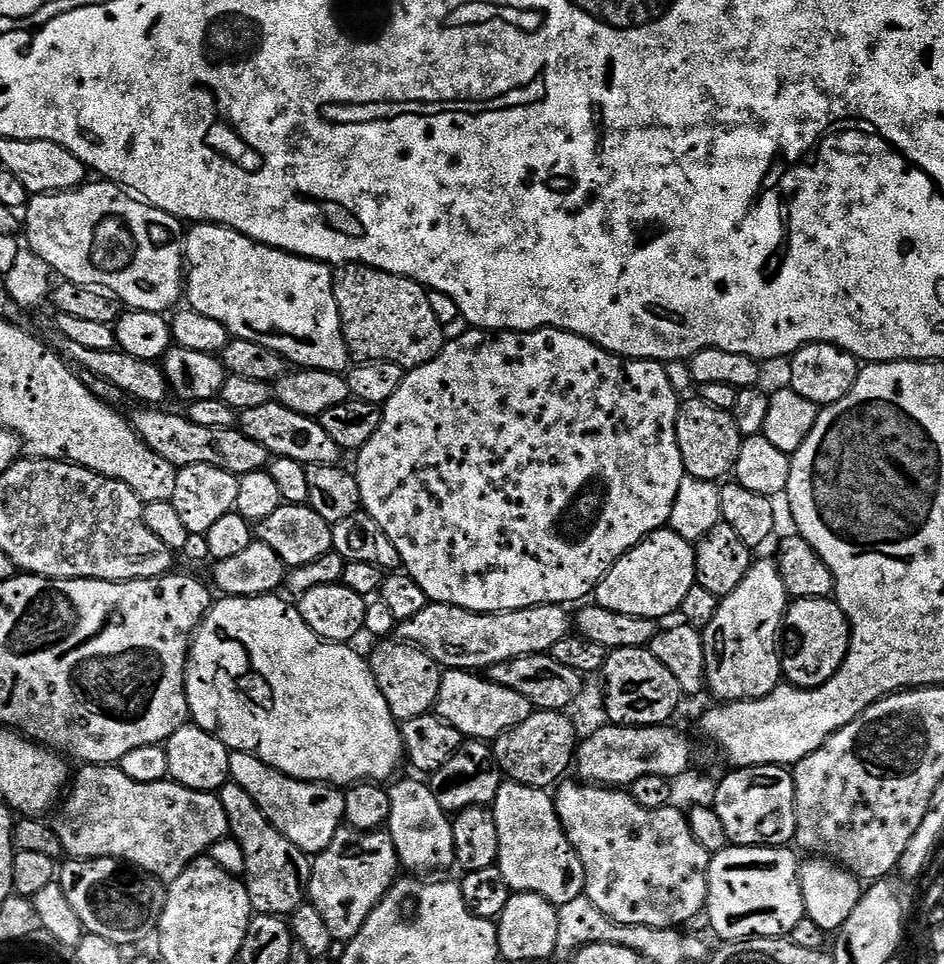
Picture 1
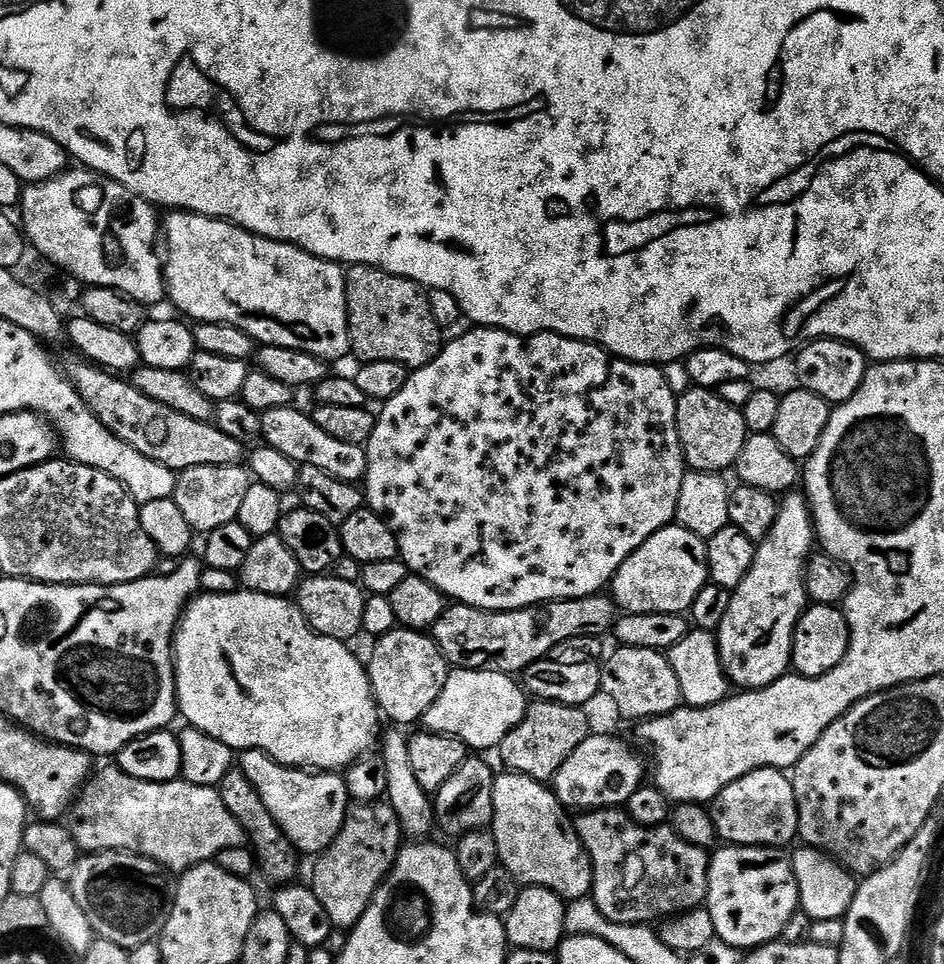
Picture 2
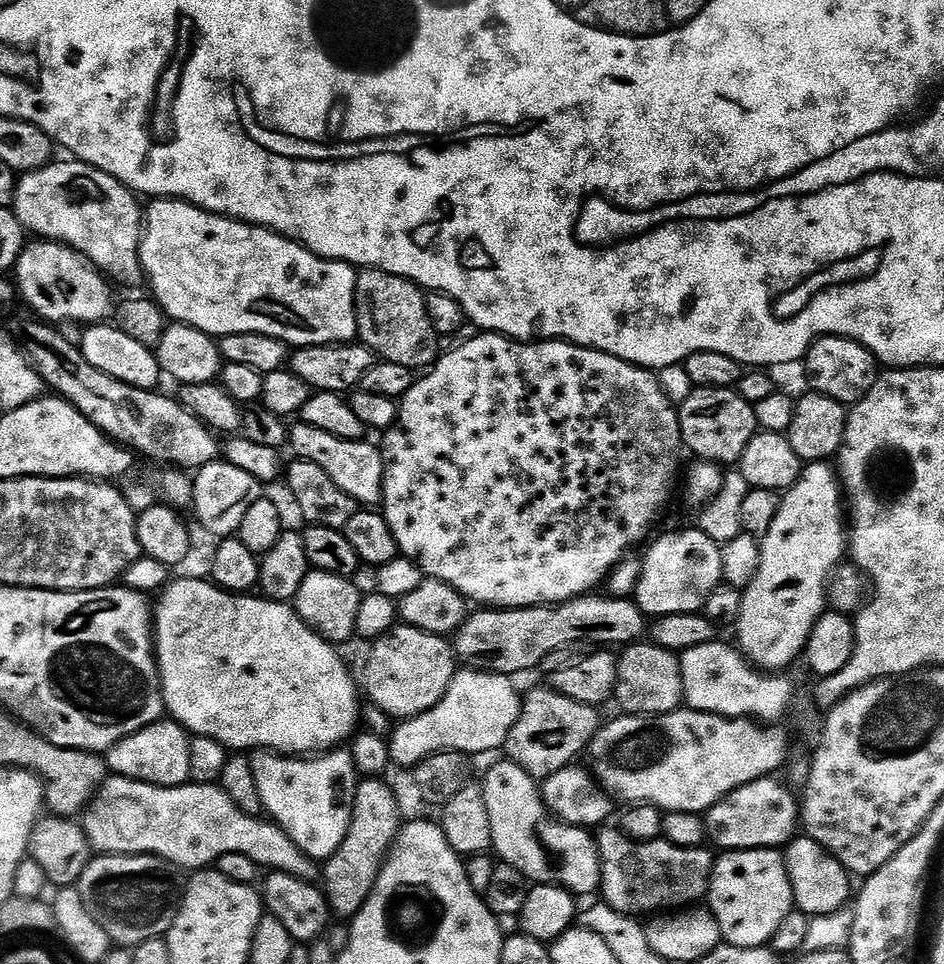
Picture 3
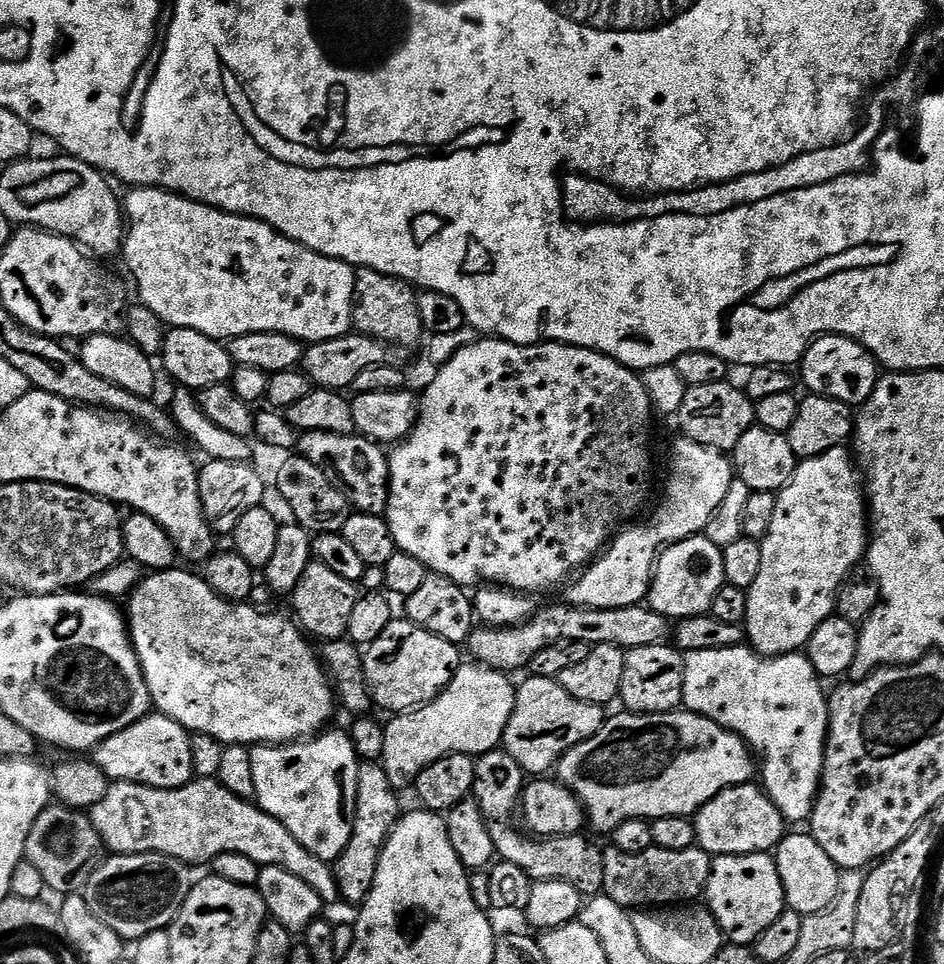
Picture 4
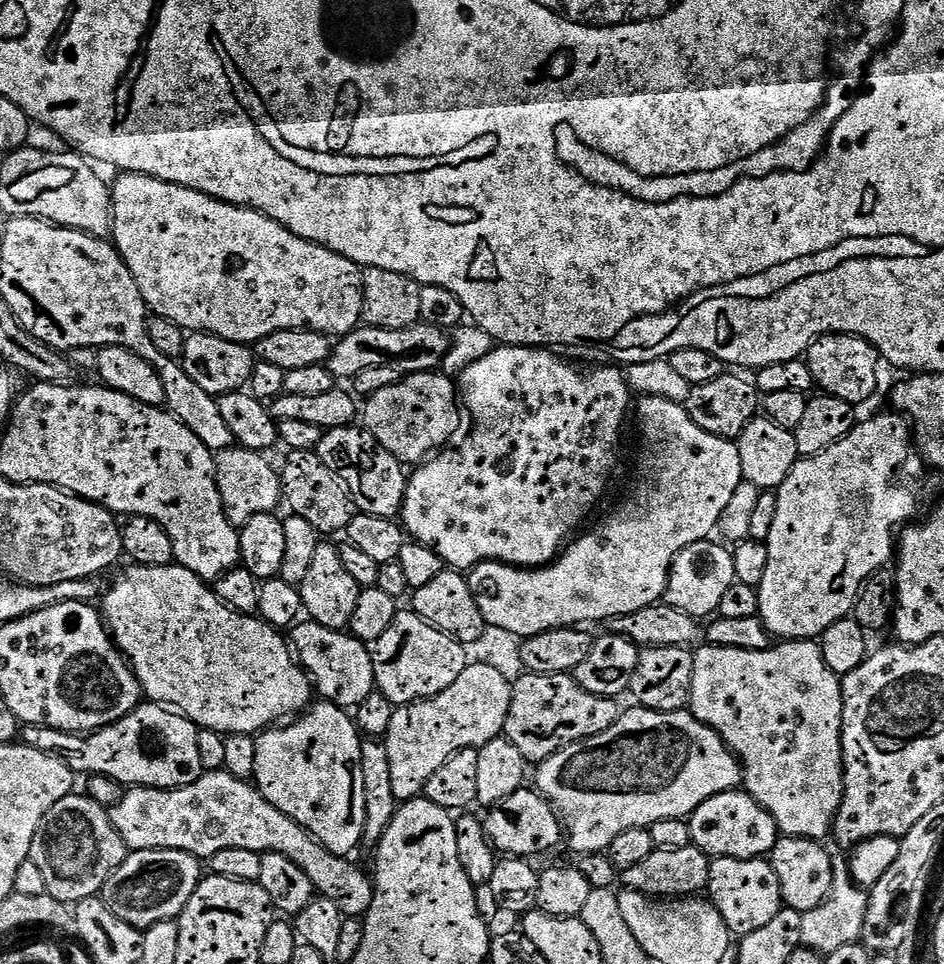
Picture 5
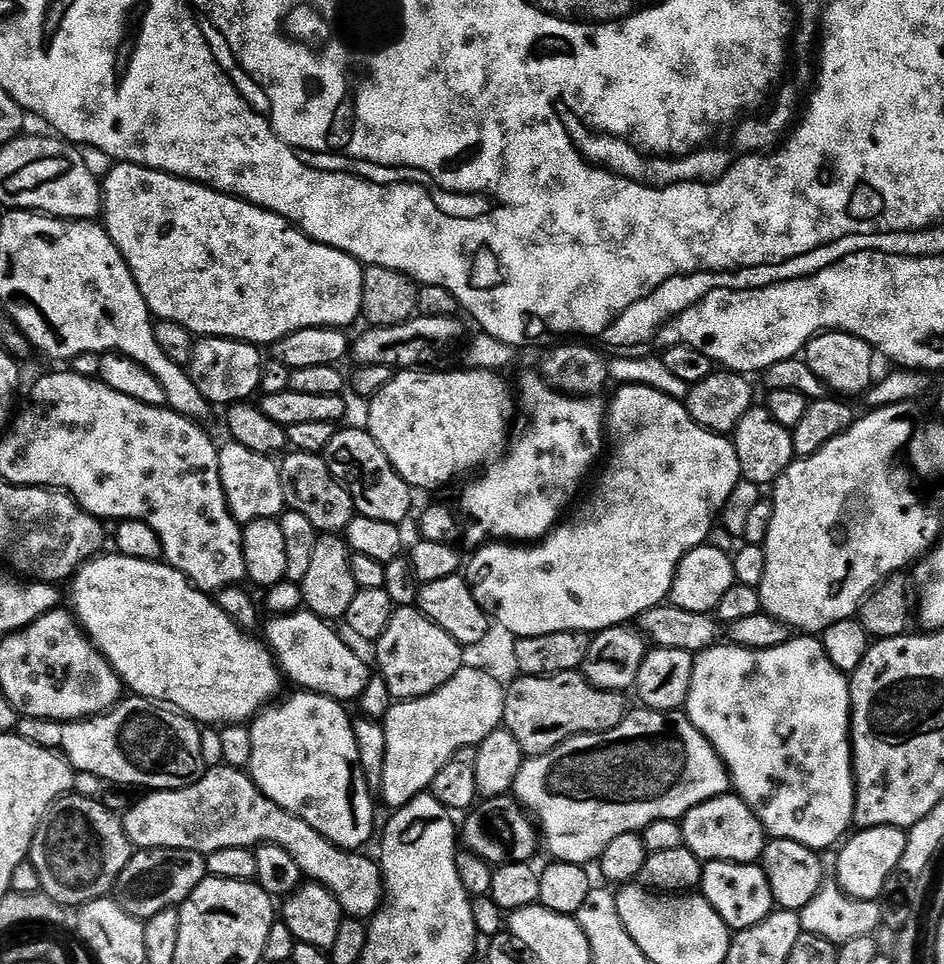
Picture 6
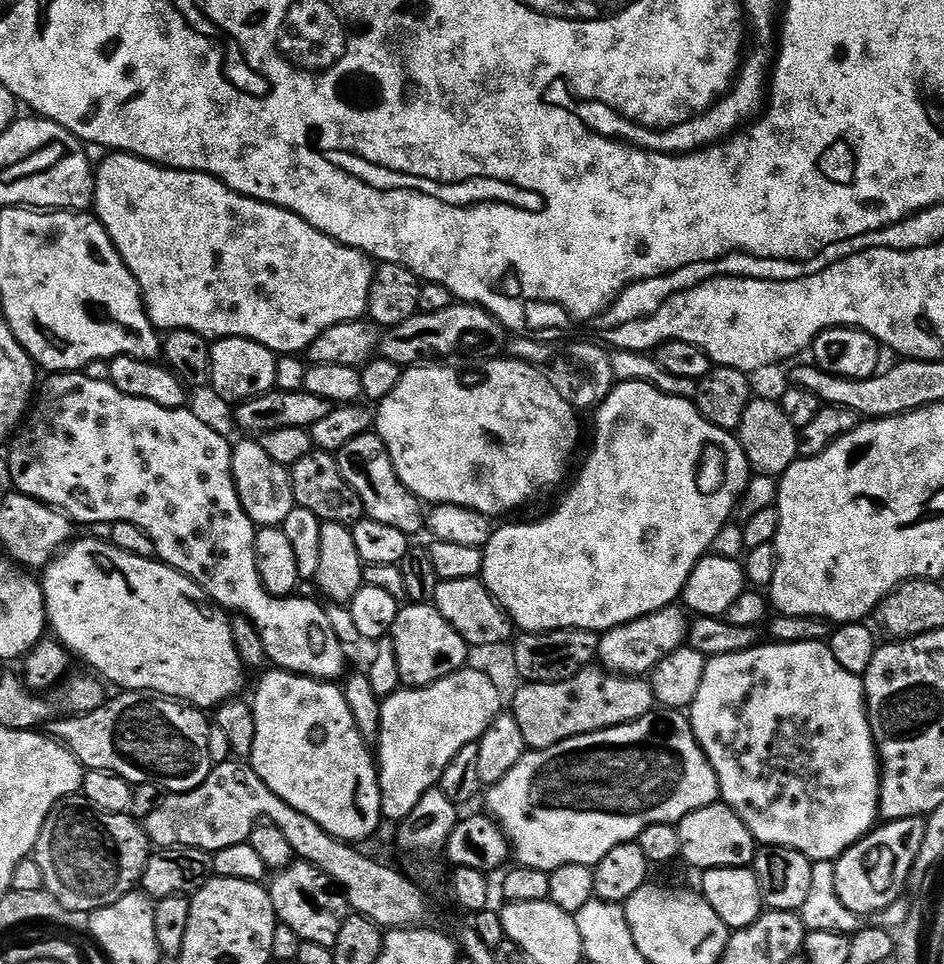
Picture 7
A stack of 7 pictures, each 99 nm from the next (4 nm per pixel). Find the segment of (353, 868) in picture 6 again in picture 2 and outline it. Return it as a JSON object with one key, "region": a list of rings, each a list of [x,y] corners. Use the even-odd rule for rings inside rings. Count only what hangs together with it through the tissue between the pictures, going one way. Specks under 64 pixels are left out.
{"region":[[[119,766],[111,767],[102,769],[100,773],[97,771],[89,779],[70,809],[72,836],[85,853],[131,852],[153,860],[169,873],[183,874],[189,868],[215,861],[222,850],[245,847],[242,826],[234,822],[234,814],[226,810],[216,788],[187,784],[183,778],[165,784],[142,782],[138,778],[130,778],[130,774],[123,772]]]}

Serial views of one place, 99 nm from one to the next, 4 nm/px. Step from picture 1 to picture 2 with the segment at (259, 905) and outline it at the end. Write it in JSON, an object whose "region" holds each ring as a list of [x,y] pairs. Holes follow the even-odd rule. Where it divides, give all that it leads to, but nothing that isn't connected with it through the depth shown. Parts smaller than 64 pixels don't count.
{"region":[[[233,766],[222,778],[218,791],[226,810],[234,814],[234,822],[242,826],[247,843],[256,857],[259,871],[261,873],[264,871],[265,878],[273,880],[273,885],[283,886],[289,883],[295,877],[292,875],[296,872],[297,849],[288,841],[278,822],[274,822],[270,810],[266,810],[266,806],[262,803],[262,798],[258,798],[258,790],[250,786],[250,778],[246,778],[246,774],[240,771],[239,767]]]}

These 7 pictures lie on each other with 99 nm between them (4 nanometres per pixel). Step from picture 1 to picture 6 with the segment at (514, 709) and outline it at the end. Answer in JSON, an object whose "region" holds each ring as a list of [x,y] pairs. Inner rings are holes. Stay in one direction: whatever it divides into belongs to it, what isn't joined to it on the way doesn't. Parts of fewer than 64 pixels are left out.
{"region":[[[463,667],[458,670],[458,674],[454,674],[454,678],[450,678],[450,682],[446,682],[446,686],[434,690],[429,696],[423,696],[417,700],[402,700],[393,703],[391,710],[385,714],[382,721],[384,729],[386,730],[386,762],[384,763],[384,769],[382,770],[382,782],[378,789],[379,795],[384,795],[385,802],[389,804],[389,809],[395,810],[398,808],[405,808],[415,796],[427,793],[432,787],[434,778],[438,778],[438,770],[442,770],[442,766],[446,766],[446,762],[450,762],[450,758],[454,753],[463,748],[479,746],[491,732],[495,732],[497,728],[501,727],[504,718],[505,691],[505,685],[496,681],[490,673],[485,672],[482,669]]]}

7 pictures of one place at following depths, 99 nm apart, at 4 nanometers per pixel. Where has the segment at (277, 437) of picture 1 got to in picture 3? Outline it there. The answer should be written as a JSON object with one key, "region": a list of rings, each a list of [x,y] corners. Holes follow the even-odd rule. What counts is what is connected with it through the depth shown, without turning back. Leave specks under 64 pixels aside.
{"region":[[[296,422],[290,428],[290,448],[296,451],[295,455],[301,460],[309,460],[314,462],[314,466],[322,466],[322,470],[326,470],[326,474],[330,474],[330,478],[334,478],[337,486],[342,486],[342,490],[346,490],[346,494],[350,494],[350,498],[354,498],[357,505],[360,506],[376,506],[381,503],[384,493],[384,458],[379,447],[376,448],[372,444],[368,444],[367,439],[362,440],[343,440],[342,438],[334,438],[334,434],[326,434],[326,430],[314,430],[314,426],[303,422]]]}

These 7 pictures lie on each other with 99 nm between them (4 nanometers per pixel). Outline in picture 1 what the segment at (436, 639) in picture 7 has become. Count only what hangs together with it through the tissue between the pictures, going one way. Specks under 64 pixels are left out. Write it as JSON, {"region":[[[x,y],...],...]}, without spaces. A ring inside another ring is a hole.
{"region":[[[384,638],[370,655],[374,682],[378,682],[378,690],[382,690],[382,698],[386,698],[386,706],[390,706],[390,714],[398,722],[418,718],[422,714],[432,712],[436,707],[442,669],[430,654],[426,654],[418,646],[405,644],[403,640]]]}

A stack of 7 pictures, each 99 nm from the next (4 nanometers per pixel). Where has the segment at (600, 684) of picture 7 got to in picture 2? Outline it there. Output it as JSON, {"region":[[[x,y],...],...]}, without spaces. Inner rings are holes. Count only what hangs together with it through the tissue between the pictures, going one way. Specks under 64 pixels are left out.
{"region":[[[541,700],[533,703],[524,713],[524,718],[520,721],[519,726],[510,730],[510,734],[506,734],[506,738],[498,749],[498,755],[500,755],[500,760],[504,763],[503,767],[507,771],[520,772],[523,776],[548,782],[556,775],[556,772],[562,766],[562,762],[566,762],[566,758],[570,758],[570,754],[574,754],[574,750],[578,750],[578,746],[582,746],[582,742],[589,735],[589,722],[583,707],[571,708],[565,704]]]}

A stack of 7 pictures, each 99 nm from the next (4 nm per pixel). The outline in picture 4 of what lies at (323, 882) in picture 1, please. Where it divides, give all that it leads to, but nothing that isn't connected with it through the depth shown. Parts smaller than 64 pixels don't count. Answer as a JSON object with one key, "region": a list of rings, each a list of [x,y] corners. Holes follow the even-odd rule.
{"region":[[[364,762],[358,770],[358,798],[356,799],[356,821],[352,823],[350,842],[346,850],[334,862],[336,881],[340,887],[343,903],[359,906],[370,894],[374,886],[374,874],[378,870],[384,843],[392,833],[392,828],[402,815],[398,789],[392,785],[383,763]]]}

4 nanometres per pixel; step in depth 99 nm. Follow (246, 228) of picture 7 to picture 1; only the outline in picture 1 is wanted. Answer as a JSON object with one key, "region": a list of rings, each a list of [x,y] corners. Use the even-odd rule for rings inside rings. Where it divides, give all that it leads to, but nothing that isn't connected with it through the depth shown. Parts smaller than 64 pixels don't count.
{"region":[[[197,223],[187,229],[184,238],[184,263],[187,265],[187,307],[198,314],[206,314],[206,318],[214,318],[214,322],[222,322],[229,337],[258,342],[258,346],[270,346],[270,350],[278,350],[289,365],[304,370],[343,373],[349,367],[350,357],[344,344],[338,302],[334,298],[334,272],[329,265],[259,244],[221,224]]]}

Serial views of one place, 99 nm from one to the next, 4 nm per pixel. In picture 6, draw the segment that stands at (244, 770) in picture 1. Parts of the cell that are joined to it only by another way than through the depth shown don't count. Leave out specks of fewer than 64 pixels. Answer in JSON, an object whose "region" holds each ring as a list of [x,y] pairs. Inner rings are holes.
{"region":[[[296,690],[293,693],[289,700],[281,699],[273,703],[251,721],[252,757],[248,768],[252,780],[260,787],[262,794],[266,794],[266,798],[282,806],[282,810],[302,818],[302,822],[310,822],[318,834],[339,848],[363,849],[363,844],[371,838],[376,828],[376,808],[372,805],[373,789],[368,786],[358,758],[358,746],[352,729],[353,717],[348,717],[344,709],[347,707],[339,700],[331,700],[317,692]]]}

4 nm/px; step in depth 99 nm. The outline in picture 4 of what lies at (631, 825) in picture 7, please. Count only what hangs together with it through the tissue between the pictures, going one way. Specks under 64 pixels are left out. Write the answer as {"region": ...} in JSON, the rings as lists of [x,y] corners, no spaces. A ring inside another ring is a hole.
{"region":[[[677,710],[623,715],[613,720],[612,717],[605,719],[602,730],[598,730],[594,738],[571,748],[558,765],[560,783],[572,789],[580,799],[591,827],[593,824],[604,834],[610,834],[627,820],[647,818],[654,821],[663,816],[691,817],[722,790],[747,784],[755,777],[752,776],[755,772],[757,775],[758,764],[753,749],[745,744],[744,737],[715,724],[710,718],[699,716],[697,712]]]}

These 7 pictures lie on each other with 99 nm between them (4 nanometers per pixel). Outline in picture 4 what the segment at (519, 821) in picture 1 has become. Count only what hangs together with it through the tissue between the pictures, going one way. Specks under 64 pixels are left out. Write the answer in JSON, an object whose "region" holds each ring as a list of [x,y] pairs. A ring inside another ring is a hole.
{"region":[[[493,750],[484,753],[483,756],[476,760],[476,787],[474,789],[474,798],[480,803],[482,814],[492,823],[492,837],[494,838],[494,846],[496,854],[500,860],[509,860],[514,862],[514,866],[522,866],[522,870],[526,870],[526,874],[533,882],[541,880],[561,880],[562,882],[570,882],[581,894],[591,898],[597,894],[604,892],[604,852],[596,849],[590,841],[584,840],[583,835],[579,836],[562,836],[559,838],[533,838],[531,835],[525,834],[523,831],[515,832],[508,824],[500,824],[503,820],[508,820],[512,816],[512,811],[517,811],[518,805],[521,803],[526,787],[526,774],[518,766],[518,762],[514,762],[514,758],[510,758],[510,754],[503,750]]]}

